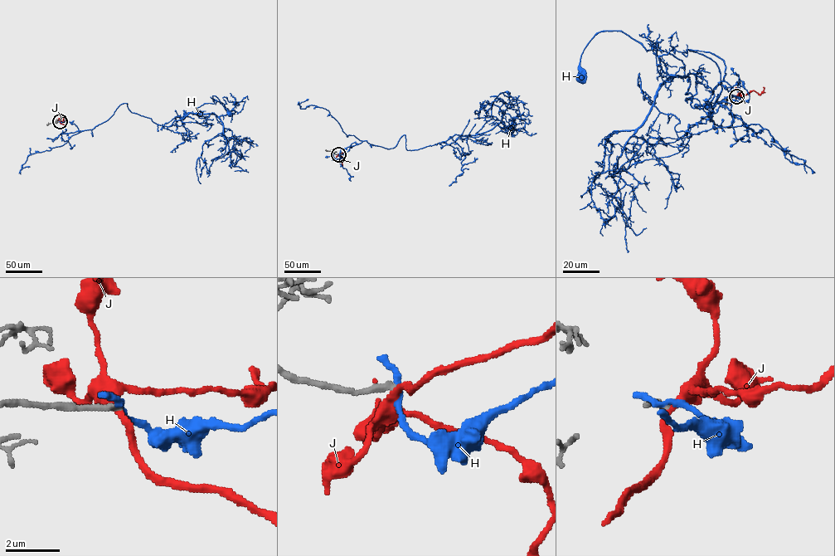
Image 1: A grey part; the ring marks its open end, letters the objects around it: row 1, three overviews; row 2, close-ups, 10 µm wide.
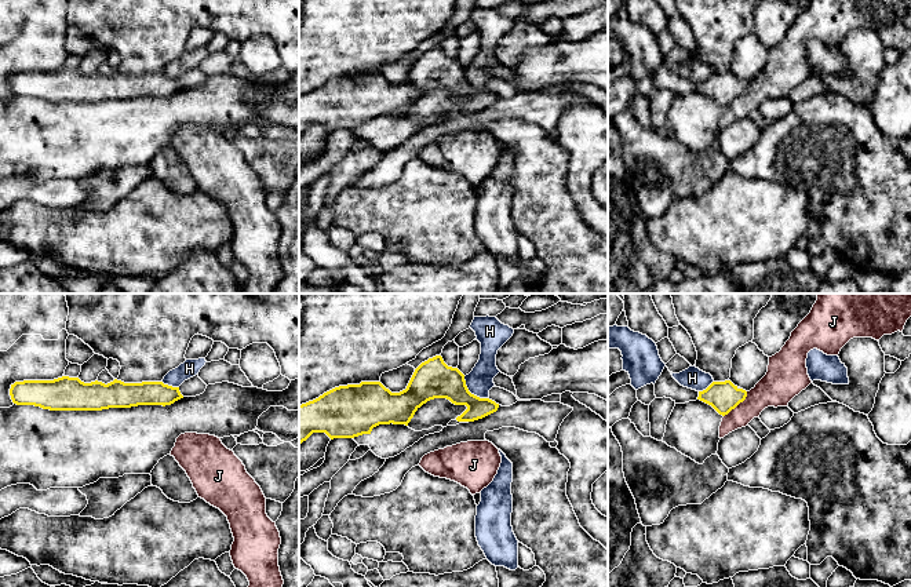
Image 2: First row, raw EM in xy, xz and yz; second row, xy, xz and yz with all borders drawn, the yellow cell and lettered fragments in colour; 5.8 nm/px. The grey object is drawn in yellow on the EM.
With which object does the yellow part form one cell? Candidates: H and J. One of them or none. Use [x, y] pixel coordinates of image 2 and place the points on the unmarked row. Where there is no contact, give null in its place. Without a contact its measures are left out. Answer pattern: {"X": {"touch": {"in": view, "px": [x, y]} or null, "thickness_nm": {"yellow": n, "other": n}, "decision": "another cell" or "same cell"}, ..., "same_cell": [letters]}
{"H": {"touch": {"in": "xz", "px": [470, 84]}, "thickness_nm": {"yellow": 220, "other": 160}, "decision": "another cell"}, "J": {"touch": {"in": "yz", "px": [738, 95]}, "thickness_nm": {"yellow": 180, "other": 200}, "decision": "another cell"}, "same_cell": []}

